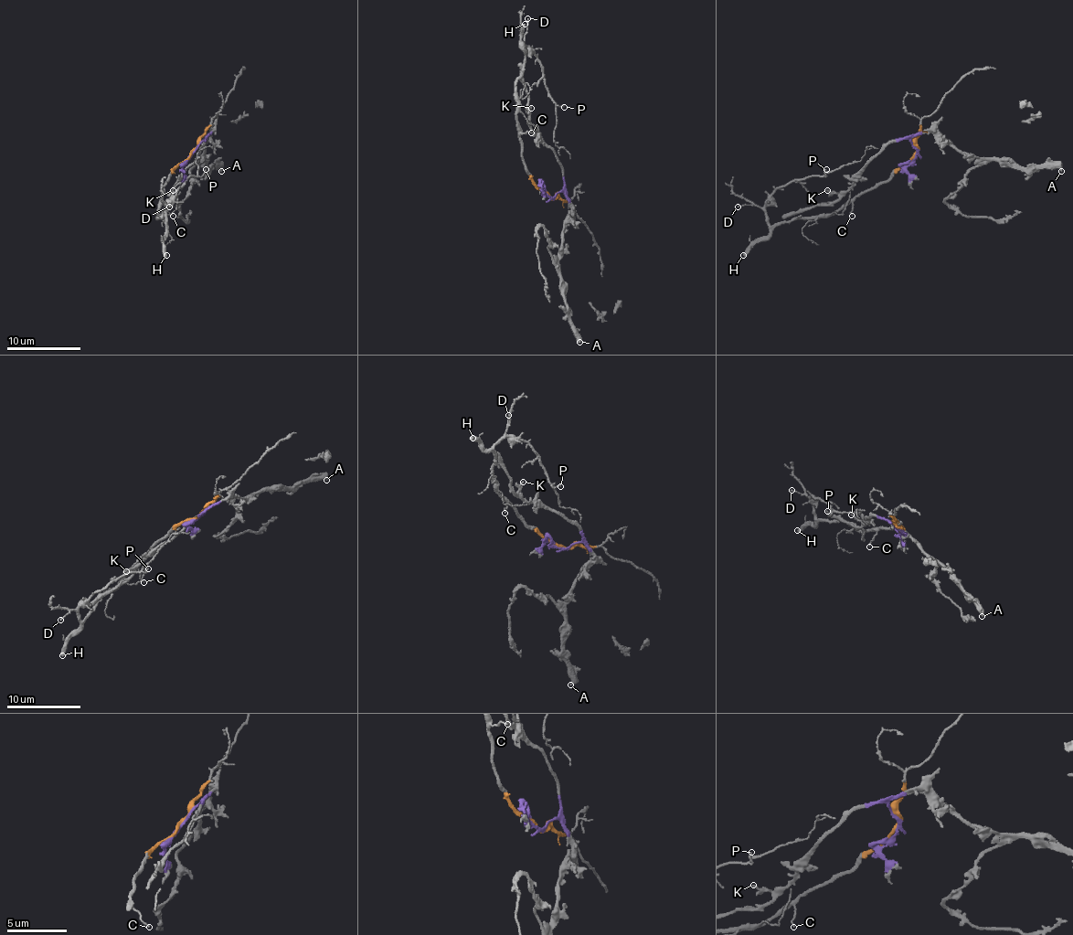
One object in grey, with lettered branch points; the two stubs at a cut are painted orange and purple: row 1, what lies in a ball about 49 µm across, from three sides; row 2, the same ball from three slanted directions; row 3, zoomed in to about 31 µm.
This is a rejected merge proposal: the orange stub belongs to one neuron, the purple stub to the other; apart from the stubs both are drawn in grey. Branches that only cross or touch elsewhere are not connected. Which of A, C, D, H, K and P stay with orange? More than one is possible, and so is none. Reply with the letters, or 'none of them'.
C, D, H, P

